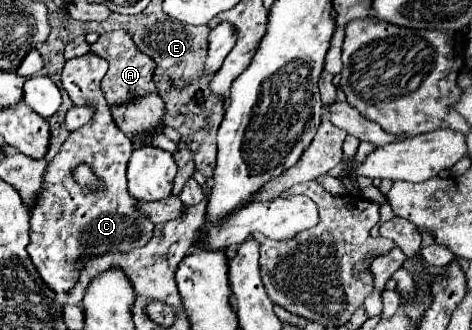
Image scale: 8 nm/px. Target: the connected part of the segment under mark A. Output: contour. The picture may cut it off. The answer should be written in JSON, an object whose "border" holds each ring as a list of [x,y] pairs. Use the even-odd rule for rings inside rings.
{"border":[[[126,30],[102,34],[98,38],[98,42],[90,46],[90,50],[94,54],[106,58],[110,64],[106,76],[102,78],[102,92],[110,106],[120,106],[120,104],[132,102],[134,98],[144,98],[146,94],[156,92],[156,84],[152,80],[154,60],[148,54],[142,54],[142,50],[138,50],[138,46],[134,46],[134,40],[130,38],[130,34],[126,34]]]}

